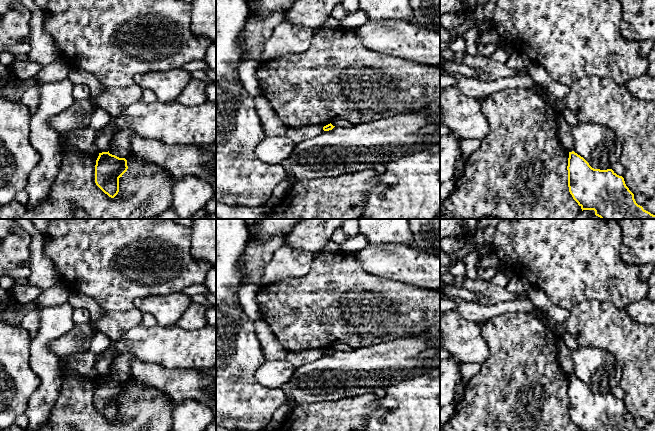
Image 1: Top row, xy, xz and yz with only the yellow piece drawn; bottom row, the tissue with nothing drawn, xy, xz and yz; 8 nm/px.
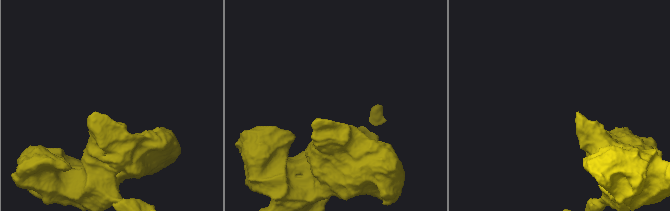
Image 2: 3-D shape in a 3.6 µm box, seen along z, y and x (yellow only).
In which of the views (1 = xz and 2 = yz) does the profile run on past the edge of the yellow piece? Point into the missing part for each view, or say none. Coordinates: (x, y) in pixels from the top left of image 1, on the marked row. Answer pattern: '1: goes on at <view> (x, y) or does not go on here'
1: does not go on here
2: does not go on here

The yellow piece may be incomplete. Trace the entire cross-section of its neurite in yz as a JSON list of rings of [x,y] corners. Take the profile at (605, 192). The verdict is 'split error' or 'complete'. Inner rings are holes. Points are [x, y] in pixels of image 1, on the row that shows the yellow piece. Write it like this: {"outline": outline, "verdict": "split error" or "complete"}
{"outline": [[[572,151],[567,170],[569,192],[582,211],[594,210],[601,219],[655,219],[636,203],[624,178],[612,169],[594,169]]], "verdict": "complete"}

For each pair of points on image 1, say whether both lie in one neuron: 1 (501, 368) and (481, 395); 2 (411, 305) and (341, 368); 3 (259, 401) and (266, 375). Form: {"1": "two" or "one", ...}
{"1": "one", "2": "two", "3": "two"}

